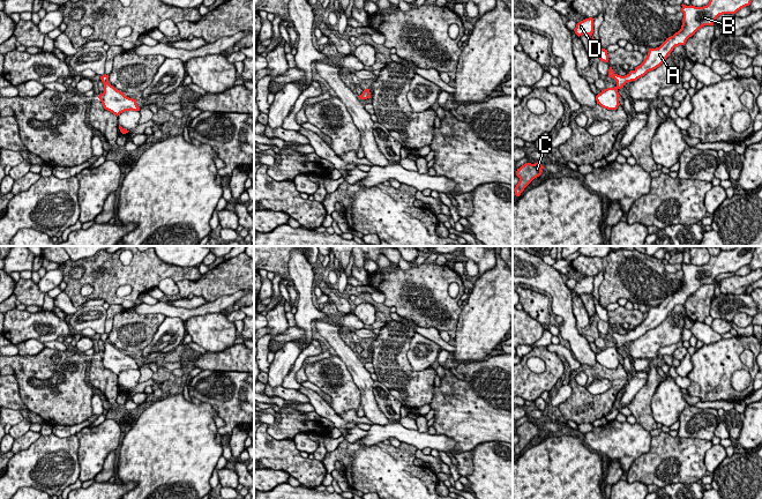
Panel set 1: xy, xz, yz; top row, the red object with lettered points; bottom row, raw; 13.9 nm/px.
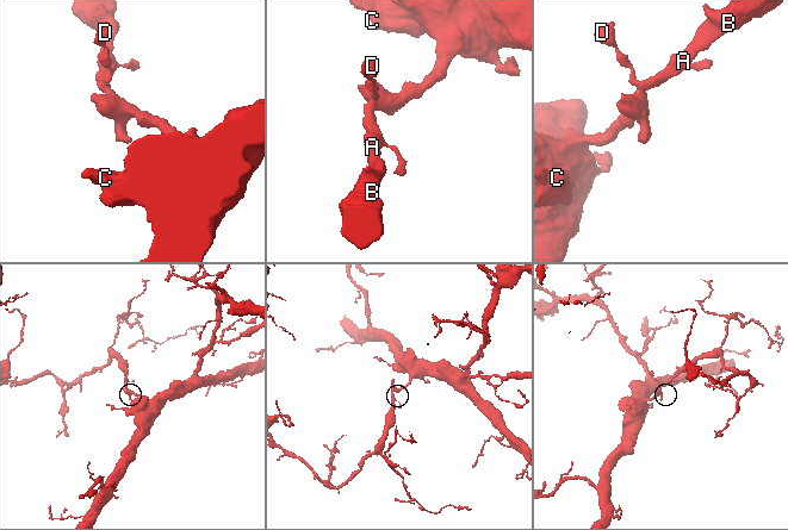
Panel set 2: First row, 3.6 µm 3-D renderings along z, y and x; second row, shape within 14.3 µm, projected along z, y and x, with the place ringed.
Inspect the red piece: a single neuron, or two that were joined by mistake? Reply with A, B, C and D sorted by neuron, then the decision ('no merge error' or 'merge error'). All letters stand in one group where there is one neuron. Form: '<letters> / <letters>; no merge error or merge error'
A B C D; no merge error

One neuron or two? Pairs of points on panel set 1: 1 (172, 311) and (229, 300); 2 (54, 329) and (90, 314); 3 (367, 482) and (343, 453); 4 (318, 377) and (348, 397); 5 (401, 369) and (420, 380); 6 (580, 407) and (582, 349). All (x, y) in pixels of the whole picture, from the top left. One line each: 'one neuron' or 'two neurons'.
1: one neuron
2: two neurons
3: one neuron
4: one neuron
5: one neuron
6: two neurons

